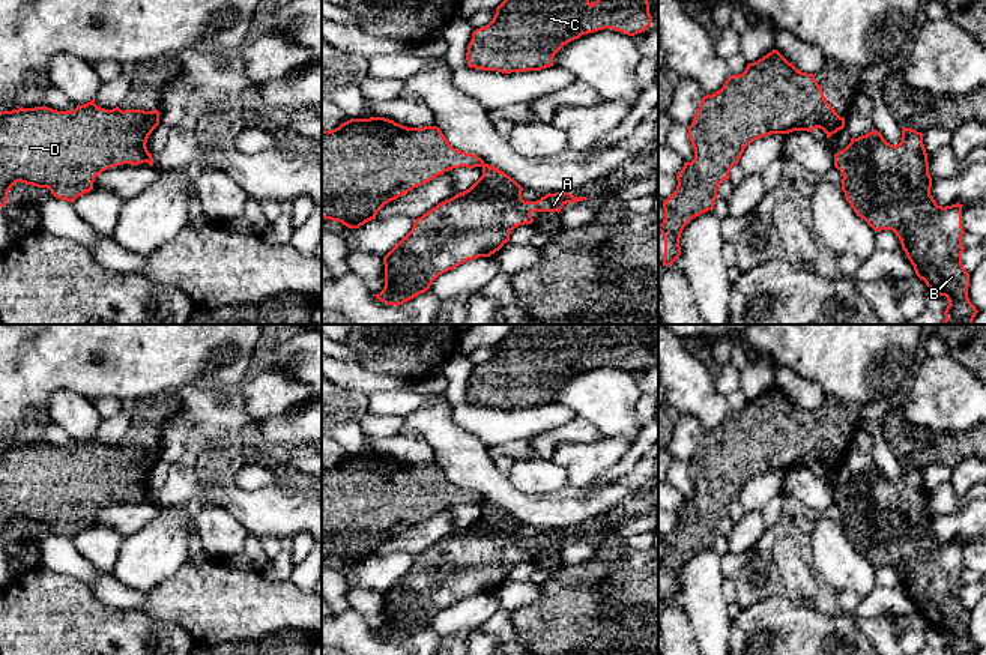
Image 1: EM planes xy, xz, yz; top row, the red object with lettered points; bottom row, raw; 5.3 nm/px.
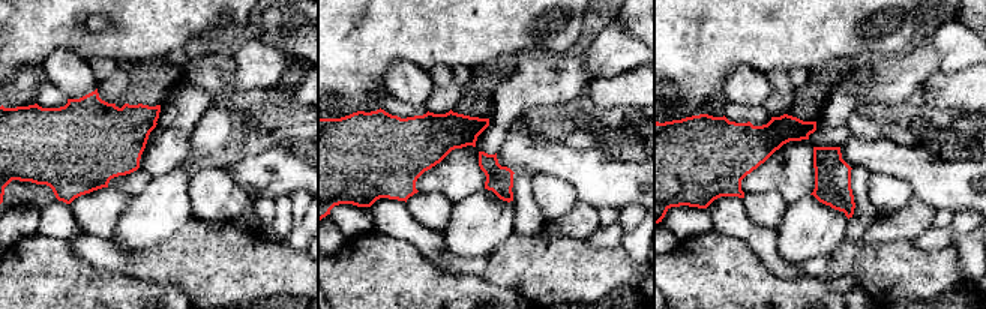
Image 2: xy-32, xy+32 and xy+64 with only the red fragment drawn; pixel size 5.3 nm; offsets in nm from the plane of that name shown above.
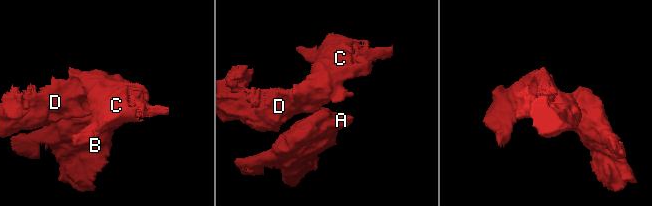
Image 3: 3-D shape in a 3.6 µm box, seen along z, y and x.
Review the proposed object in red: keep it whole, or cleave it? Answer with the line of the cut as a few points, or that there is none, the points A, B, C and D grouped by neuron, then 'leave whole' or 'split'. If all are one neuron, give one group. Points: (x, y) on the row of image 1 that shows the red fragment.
cut in xy along (149, 153), (145, 161); A B / C D; split

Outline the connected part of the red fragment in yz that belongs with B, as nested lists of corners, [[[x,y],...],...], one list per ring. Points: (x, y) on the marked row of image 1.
[[[902,128],[900,143],[893,146],[876,129],[851,138],[851,143],[834,153],[834,167],[842,171],[842,191],[854,212],[875,231],[891,230],[900,240],[902,249],[914,266],[915,275],[926,285],[945,296],[944,324],[972,324],[975,306],[969,302],[969,273],[962,264],[962,206],[938,206],[930,195],[927,153],[923,134]]]

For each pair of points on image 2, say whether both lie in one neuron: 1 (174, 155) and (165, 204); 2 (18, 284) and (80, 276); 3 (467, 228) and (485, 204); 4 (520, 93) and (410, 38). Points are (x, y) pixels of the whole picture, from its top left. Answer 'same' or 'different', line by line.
1: different
2: same
3: same
4: different

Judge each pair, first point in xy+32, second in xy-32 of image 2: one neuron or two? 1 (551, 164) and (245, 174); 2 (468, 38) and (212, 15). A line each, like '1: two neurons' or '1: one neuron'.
1: one neuron
2: one neuron

